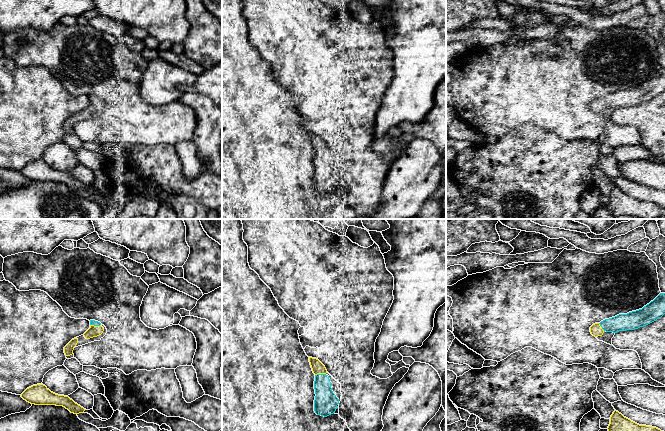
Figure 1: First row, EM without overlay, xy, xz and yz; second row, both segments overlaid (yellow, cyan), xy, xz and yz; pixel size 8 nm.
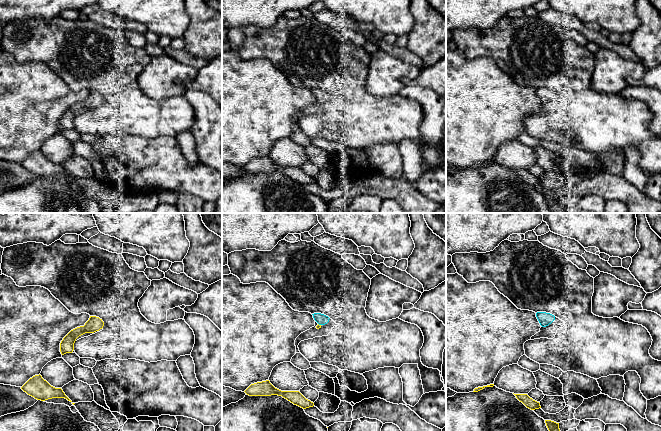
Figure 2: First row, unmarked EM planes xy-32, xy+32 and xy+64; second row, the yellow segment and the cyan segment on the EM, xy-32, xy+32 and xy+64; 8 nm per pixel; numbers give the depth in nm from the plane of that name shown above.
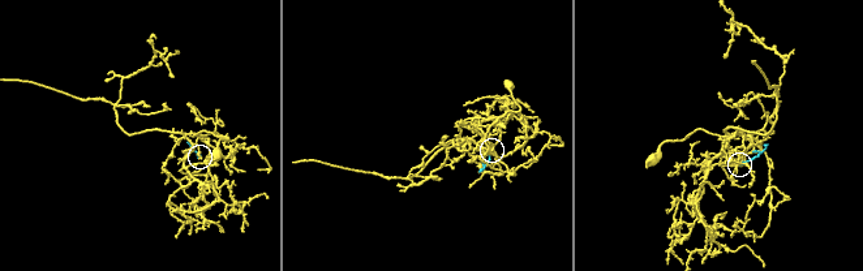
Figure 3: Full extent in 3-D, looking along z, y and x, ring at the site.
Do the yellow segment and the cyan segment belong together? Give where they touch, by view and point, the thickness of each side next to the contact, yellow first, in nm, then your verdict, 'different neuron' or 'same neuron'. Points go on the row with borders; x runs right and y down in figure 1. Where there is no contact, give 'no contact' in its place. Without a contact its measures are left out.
contact xz (320, 373); calibres 100 and 190 nm; same neuron

